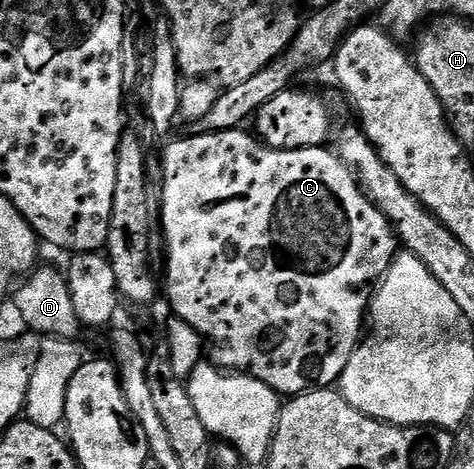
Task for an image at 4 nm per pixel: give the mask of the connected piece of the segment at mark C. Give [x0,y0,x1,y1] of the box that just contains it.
[160,128,400,396]

